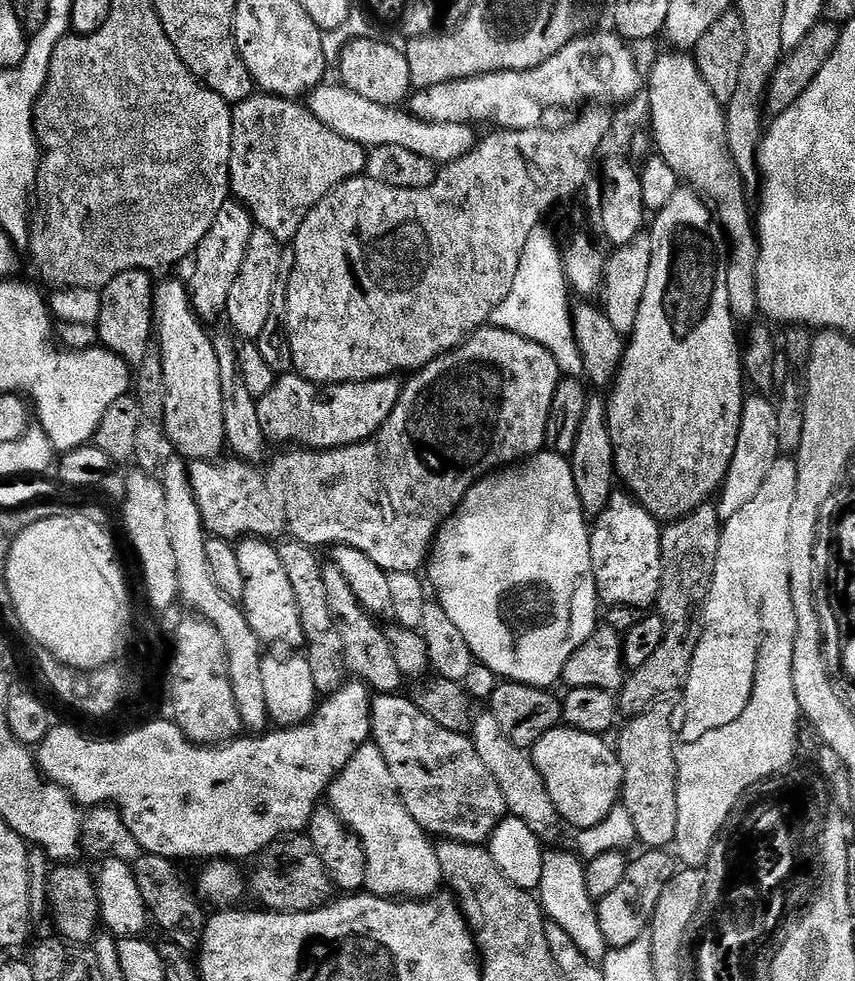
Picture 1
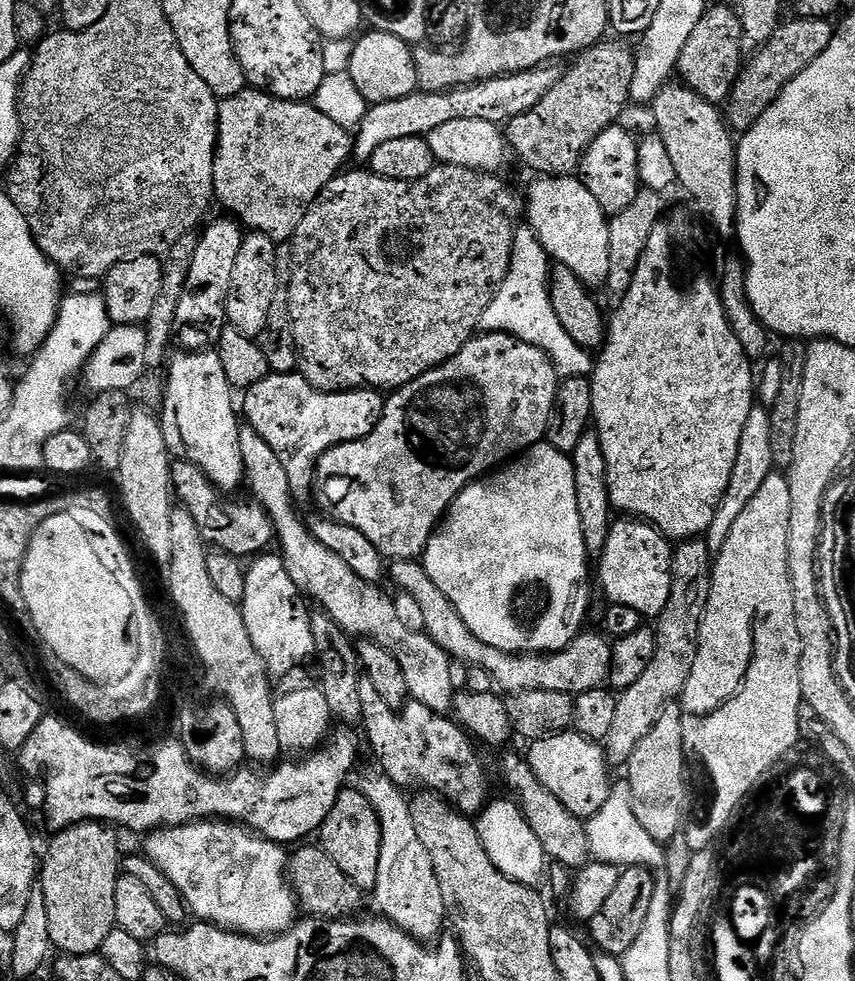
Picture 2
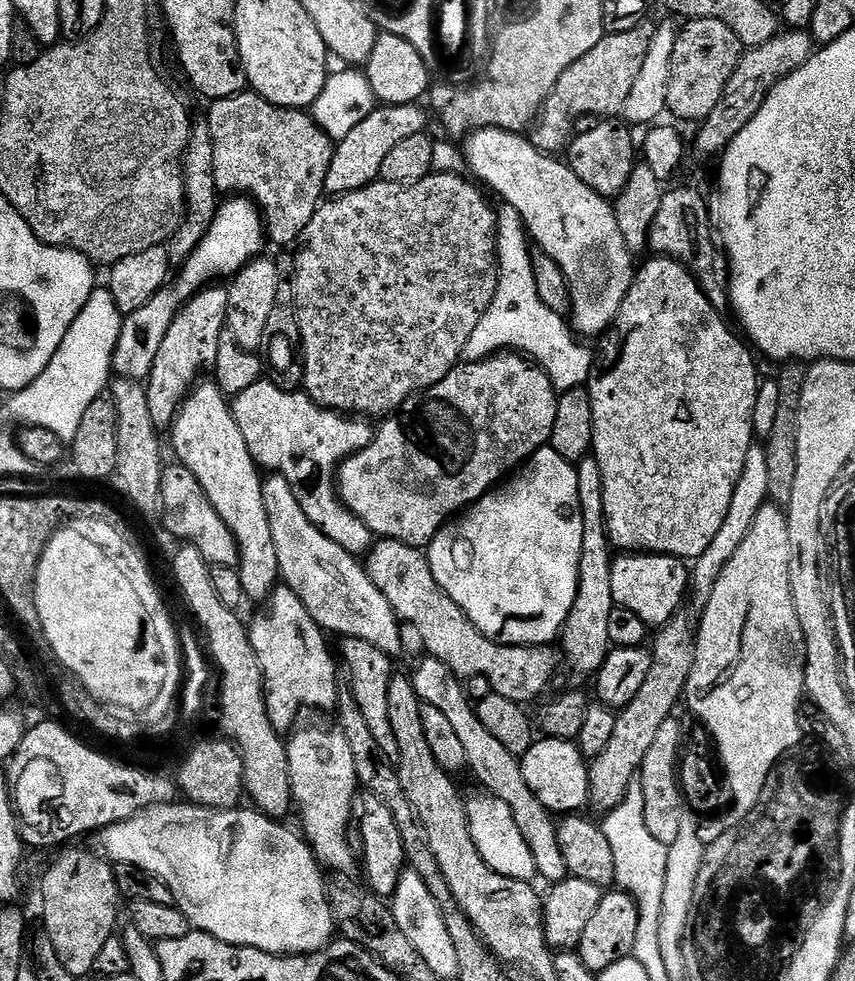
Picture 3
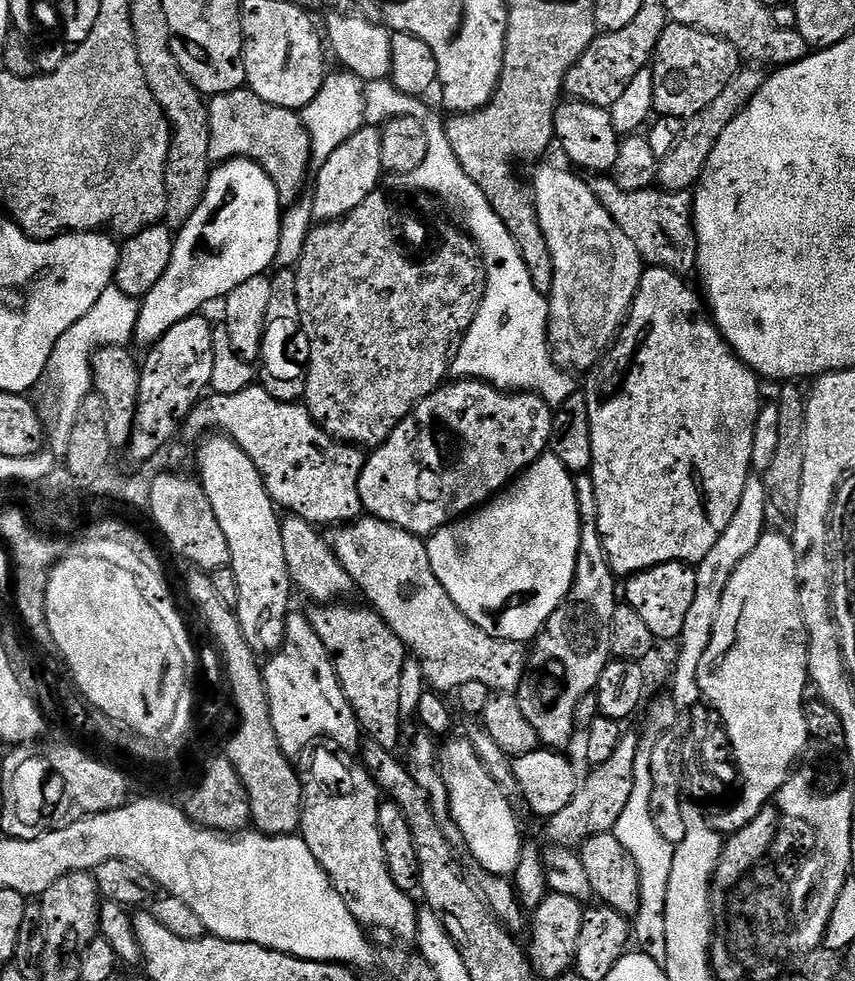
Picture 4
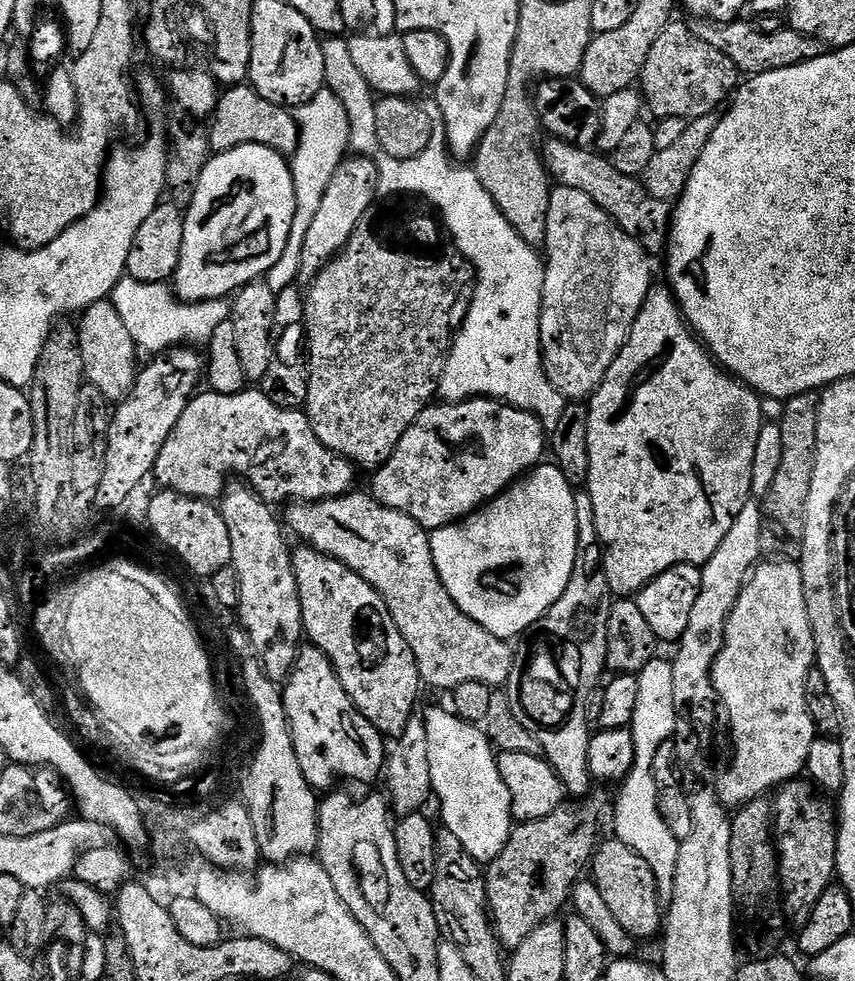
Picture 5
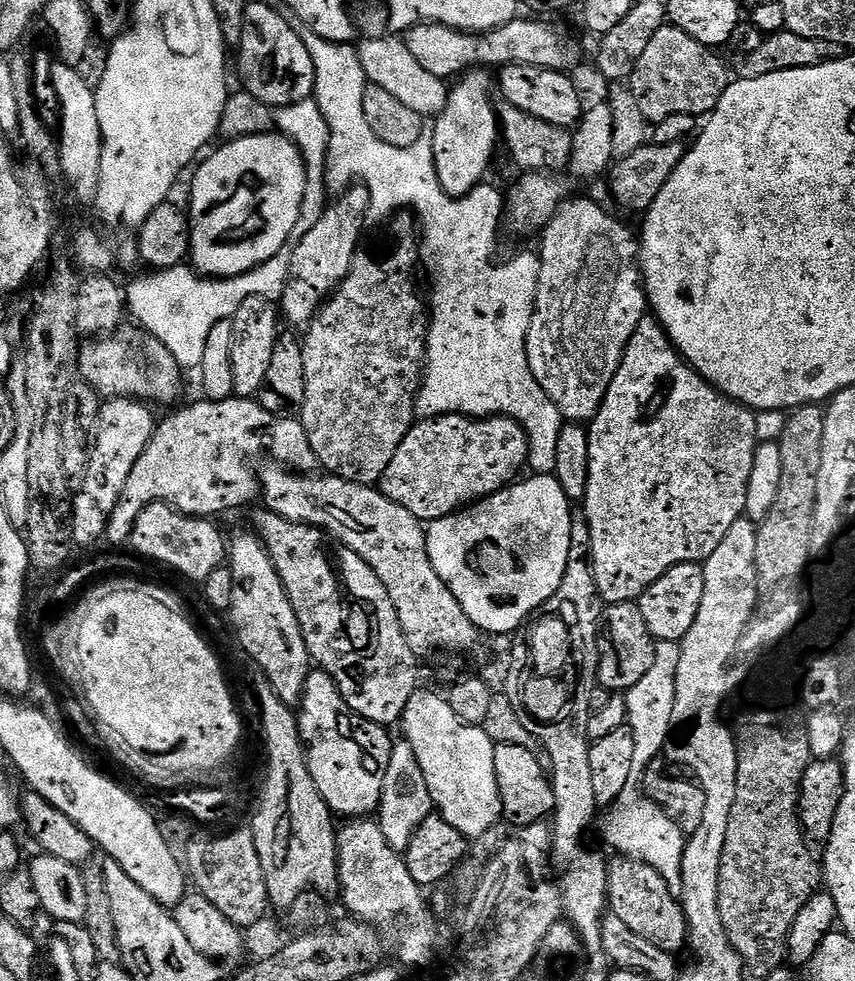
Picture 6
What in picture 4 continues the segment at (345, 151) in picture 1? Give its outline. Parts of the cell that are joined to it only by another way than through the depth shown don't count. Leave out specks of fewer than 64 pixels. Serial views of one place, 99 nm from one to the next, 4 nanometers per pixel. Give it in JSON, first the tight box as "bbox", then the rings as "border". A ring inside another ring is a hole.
{"bbox":[207,86,312,206],"border":[[[245,86],[211,97],[207,101],[210,124],[209,158],[219,166],[228,160],[253,160],[274,182],[280,192],[281,205],[291,206],[301,199],[304,179],[309,179],[312,143],[301,113],[291,108],[262,102],[258,94]]]}

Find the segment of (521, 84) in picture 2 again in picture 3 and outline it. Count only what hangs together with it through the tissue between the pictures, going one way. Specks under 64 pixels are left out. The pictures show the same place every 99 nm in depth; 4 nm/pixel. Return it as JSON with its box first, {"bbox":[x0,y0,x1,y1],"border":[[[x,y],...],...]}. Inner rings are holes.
{"bbox":[325,103,429,198],"border":[[[419,103],[377,106],[370,118],[358,122],[358,126],[354,126],[354,130],[350,130],[350,134],[346,134],[346,138],[338,141],[332,149],[330,170],[326,170],[325,193],[335,198],[377,183],[380,180],[382,162],[386,162],[386,154],[390,154],[390,150],[394,150],[394,146],[398,146],[402,138],[418,134],[429,127],[429,113],[424,113],[420,107]]]}

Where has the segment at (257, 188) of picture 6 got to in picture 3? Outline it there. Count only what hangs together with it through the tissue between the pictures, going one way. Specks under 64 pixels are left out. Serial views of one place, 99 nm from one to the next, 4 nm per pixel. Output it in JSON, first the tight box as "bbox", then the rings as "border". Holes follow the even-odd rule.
{"bbox":[111,194,266,382],"border":[[[240,194],[225,199],[217,208],[208,232],[188,260],[178,268],[170,286],[161,288],[154,293],[148,304],[126,316],[121,326],[116,352],[113,354],[111,371],[117,377],[128,377],[129,380],[139,382],[147,381],[154,366],[154,358],[158,358],[158,346],[162,346],[162,338],[166,338],[170,322],[174,322],[184,303],[195,296],[201,288],[219,281],[216,280],[219,276],[231,278],[237,272],[241,272],[251,260],[265,251],[264,244],[266,245],[264,221],[255,203]]]}

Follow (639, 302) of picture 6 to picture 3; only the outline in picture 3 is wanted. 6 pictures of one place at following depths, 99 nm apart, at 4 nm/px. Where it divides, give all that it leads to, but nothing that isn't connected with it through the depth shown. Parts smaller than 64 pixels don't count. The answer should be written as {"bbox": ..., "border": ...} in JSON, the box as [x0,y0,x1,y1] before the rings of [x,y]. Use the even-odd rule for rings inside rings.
{"bbox":[462,128,634,337],"border":[[[478,128],[463,141],[462,153],[467,171],[472,171],[471,175],[481,185],[489,184],[501,196],[499,199],[503,203],[514,206],[535,247],[550,254],[550,258],[562,266],[572,303],[571,327],[581,337],[603,337],[620,313],[622,302],[634,279],[634,253],[626,246],[622,230],[618,230],[615,207],[605,197],[590,190],[590,186],[586,186],[586,182],[582,182],[582,178],[578,178],[578,174],[574,174],[574,170],[563,159],[547,152],[539,152],[527,135],[507,132],[501,128]]]}

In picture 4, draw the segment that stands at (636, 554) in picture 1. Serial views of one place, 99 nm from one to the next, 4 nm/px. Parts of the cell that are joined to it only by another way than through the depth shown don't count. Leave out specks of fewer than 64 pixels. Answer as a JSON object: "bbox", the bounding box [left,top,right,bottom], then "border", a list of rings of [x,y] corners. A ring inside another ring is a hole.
{"bbox":[622,564,696,641],"border":[[[659,564],[648,568],[645,572],[637,572],[635,576],[627,577],[622,588],[622,596],[626,603],[638,610],[638,615],[645,620],[650,634],[654,634],[657,641],[679,641],[682,626],[686,623],[686,614],[694,603],[696,589],[696,569],[686,564]]]}

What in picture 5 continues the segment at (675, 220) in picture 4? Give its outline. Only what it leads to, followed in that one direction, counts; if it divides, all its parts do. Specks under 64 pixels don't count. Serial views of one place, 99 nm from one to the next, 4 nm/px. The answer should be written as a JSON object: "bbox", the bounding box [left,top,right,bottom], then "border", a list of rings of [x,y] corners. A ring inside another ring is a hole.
{"bbox":[542,138,673,257],"border":[[[548,138],[543,141],[542,155],[544,167],[548,170],[548,175],[561,188],[570,190],[582,190],[586,198],[594,198],[606,214],[619,228],[638,246],[646,249],[649,256],[659,257],[668,247],[668,229],[672,226],[673,205],[662,198],[654,198],[645,190],[643,183],[637,177],[618,174],[614,170],[611,159],[607,155],[601,154],[592,148],[579,148],[565,140]]]}

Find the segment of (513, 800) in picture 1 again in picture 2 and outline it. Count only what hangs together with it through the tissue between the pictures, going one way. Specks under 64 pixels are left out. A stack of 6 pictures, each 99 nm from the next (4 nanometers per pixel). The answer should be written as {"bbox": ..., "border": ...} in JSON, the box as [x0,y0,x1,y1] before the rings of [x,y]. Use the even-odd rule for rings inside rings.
{"bbox":[500,752,590,870],"border":[[[507,752],[503,753],[505,756],[500,760],[500,772],[504,775],[509,790],[516,792],[512,794],[518,801],[520,809],[523,810],[526,822],[530,822],[530,830],[534,830],[538,842],[542,842],[545,857],[553,865],[561,868],[569,870],[583,868],[590,860],[588,830],[585,821],[579,816],[570,814],[570,810],[566,810],[566,806],[562,806],[562,802],[558,802],[558,798],[554,798],[542,786],[542,782],[538,782],[534,770],[528,765],[527,759],[521,753],[519,756],[516,752]]]}

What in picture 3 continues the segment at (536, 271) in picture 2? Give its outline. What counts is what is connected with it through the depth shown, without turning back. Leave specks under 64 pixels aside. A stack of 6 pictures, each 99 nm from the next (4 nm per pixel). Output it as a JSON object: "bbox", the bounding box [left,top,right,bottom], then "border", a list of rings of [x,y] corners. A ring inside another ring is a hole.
{"bbox":[463,203,593,393],"border":[[[501,203],[496,208],[498,286],[482,322],[474,326],[470,342],[466,342],[463,359],[475,362],[511,350],[539,364],[541,370],[550,378],[552,385],[556,387],[557,393],[583,388],[592,377],[593,349],[579,344],[584,342],[574,335],[569,321],[554,310],[550,310],[550,306],[545,306],[542,298],[538,298],[538,286],[534,286],[532,253],[530,237],[520,220],[518,210],[514,210],[514,206]]]}

